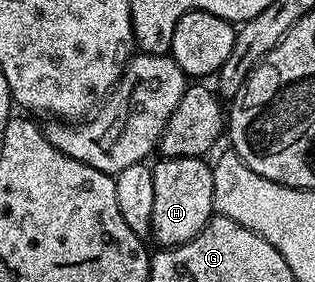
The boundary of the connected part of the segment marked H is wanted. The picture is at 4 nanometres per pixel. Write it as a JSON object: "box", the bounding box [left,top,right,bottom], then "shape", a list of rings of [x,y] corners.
{"box":[150,158,214,248],"shape":[[[164,158],[150,170],[150,234],[164,248],[181,246],[191,238],[197,238],[202,228],[214,217],[214,176],[212,167],[204,158]]]}

